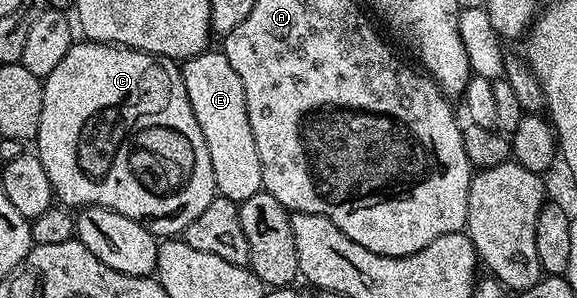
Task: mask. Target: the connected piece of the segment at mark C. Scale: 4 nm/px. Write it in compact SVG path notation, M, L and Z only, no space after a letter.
M79 40L70 46L68 55L60 59L52 71L52 75L44 78L42 86L44 107L40 111L40 127L36 138L36 152L40 163L44 163L44 171L48 171L48 179L54 188L55 198L66 207L85 207L87 205L103 205L120 215L128 215L128 219L136 219L158 239L170 239L181 234L183 229L196 219L196 215L204 212L204 207L212 203L216 196L214 176L212 175L212 159L208 155L208 147L204 143L204 135L200 131L200 123L196 123L196 115L192 111L192 103L188 103L188 91L184 87L182 70L177 60L169 57L155 57L142 49L128 49L125 45L106 45L103 41Z

